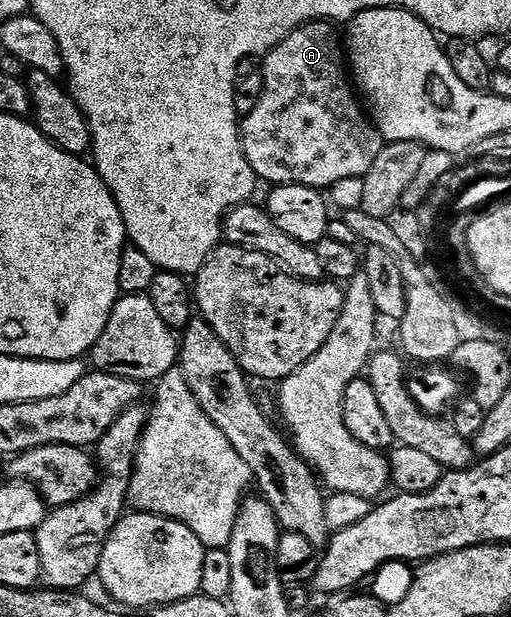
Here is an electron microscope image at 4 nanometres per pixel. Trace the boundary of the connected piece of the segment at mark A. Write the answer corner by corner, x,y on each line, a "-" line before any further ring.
313,20
294,29
277,48
263,57
262,102
258,102
254,114
243,117
240,141
254,174
263,183
265,180
268,186
301,184
307,188
327,190
334,182
342,182
342,178
364,177
370,166
374,166
374,158
378,158
384,148
386,141
366,115
350,79
341,33
339,36
332,28
335,27
329,21

